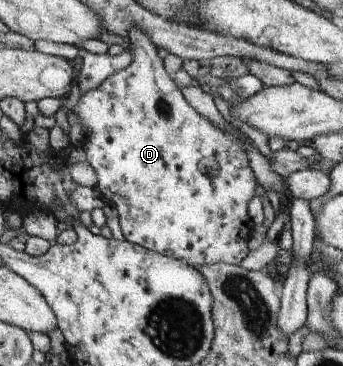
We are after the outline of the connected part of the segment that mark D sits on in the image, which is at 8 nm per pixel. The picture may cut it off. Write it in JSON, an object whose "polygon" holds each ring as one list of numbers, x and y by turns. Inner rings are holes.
{"polygon":[[132,26,128,30,128,37,135,48,133,62,126,66,126,69,118,70,118,72,106,78,98,88,94,88,90,92,81,92,82,96,80,96,79,101,72,107,68,106,67,109,67,115,77,115,80,120,79,123,83,125,84,150,87,154,87,162,96,172,96,186,102,194,101,197,114,210,118,211,118,220,120,221,120,227,122,227,122,234,124,239,130,243,154,250,154,252,162,255,181,259,192,267,219,263,240,265,242,260,250,253,248,243,254,223,249,218,247,210,250,200,256,196,256,187,258,185,252,166,250,166,250,160,248,160,248,154,246,154,251,140,246,135,241,137,241,132,236,129,234,132,220,130,220,126,214,126,212,122,208,122,208,118,198,114,188,104,186,98,184,98,182,92,174,83,174,79,166,73,163,60,158,56,156,44,150,40,150,36,144,30]]}

